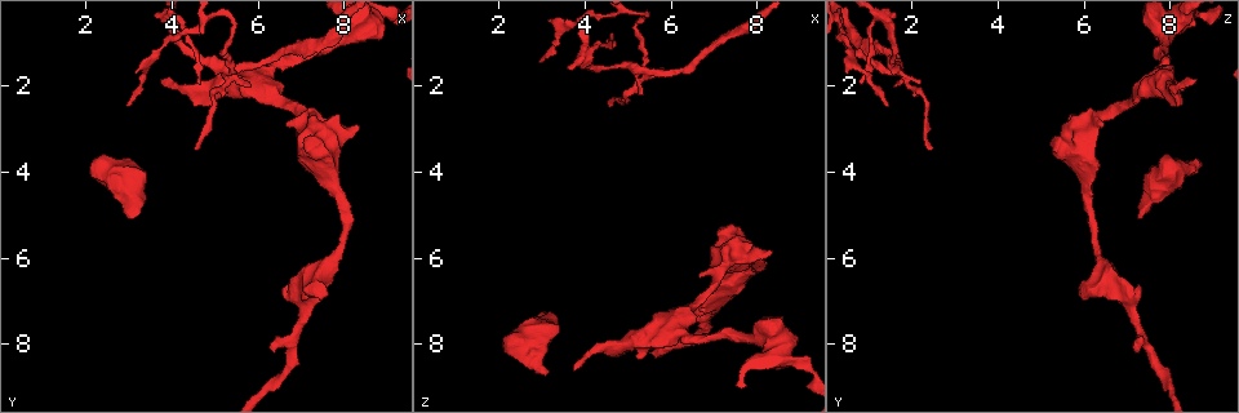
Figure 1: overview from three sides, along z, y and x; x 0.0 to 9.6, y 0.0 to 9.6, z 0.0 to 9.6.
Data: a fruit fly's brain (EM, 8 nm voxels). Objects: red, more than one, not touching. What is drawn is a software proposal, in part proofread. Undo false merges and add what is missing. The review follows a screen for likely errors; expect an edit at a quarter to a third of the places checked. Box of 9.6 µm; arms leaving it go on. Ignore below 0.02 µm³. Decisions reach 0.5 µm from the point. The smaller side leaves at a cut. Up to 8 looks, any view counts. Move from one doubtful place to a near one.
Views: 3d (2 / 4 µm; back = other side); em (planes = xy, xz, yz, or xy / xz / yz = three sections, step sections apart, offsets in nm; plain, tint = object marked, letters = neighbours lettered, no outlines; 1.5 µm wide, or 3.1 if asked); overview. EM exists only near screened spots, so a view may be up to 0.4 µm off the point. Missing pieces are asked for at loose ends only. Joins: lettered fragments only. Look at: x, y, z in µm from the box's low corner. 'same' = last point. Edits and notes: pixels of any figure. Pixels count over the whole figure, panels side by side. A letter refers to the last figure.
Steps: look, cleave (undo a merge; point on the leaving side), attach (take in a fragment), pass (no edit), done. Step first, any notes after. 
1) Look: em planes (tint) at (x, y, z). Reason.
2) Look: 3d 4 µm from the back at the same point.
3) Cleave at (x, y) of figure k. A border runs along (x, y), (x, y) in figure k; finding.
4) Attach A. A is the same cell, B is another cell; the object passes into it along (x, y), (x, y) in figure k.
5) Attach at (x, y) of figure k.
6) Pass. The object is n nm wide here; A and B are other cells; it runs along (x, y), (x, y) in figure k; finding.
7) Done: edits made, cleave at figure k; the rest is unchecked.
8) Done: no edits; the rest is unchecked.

Look: 3d 2 µm at (7.60, 2.75, 6.10). Branch stops here.

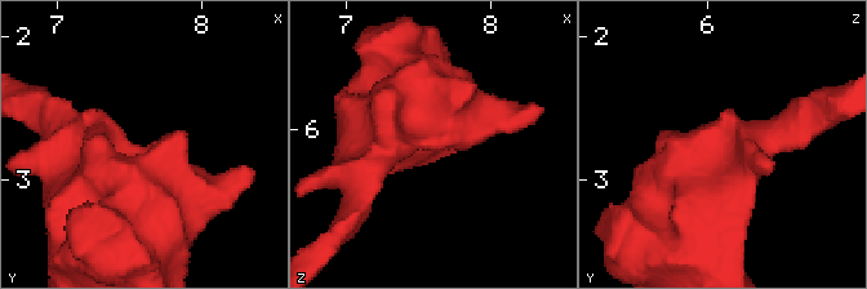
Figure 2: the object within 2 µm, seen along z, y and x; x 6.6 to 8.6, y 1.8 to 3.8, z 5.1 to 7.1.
Look: em planes (plain) at (7.54, 2.76, 6.10). Need the tissue.

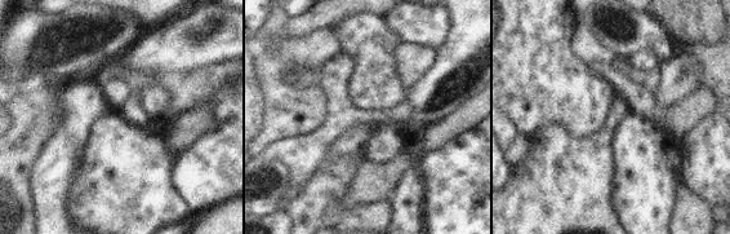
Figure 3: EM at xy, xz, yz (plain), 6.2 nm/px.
Look: em planes (letters) at the same point. What lies round it.

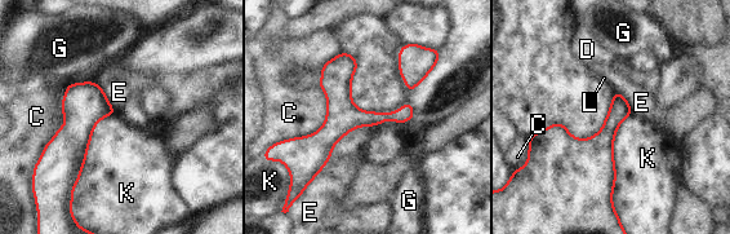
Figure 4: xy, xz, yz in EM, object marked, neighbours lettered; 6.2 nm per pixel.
Pass. The longest contact is with K, 600 nm; C, D, E, G, K and L are other cells; none of them fits.

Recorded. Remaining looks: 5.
Look: 3d 4 µm from the back at (5.35, 1.65, 1.60). Looks like a crossing.

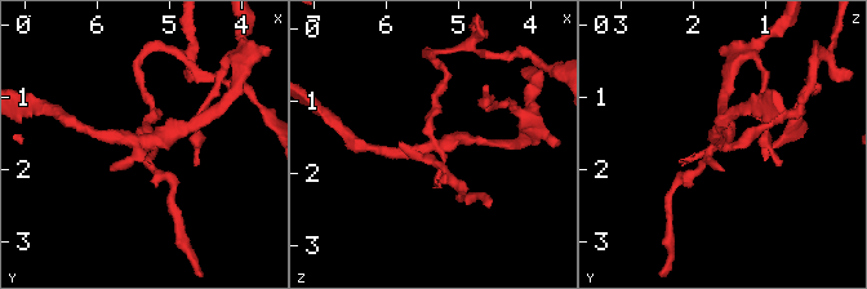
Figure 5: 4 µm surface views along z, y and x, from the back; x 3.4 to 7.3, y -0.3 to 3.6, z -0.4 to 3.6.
Look: em planes (tint) at (5.40, 1.60, 1.60).

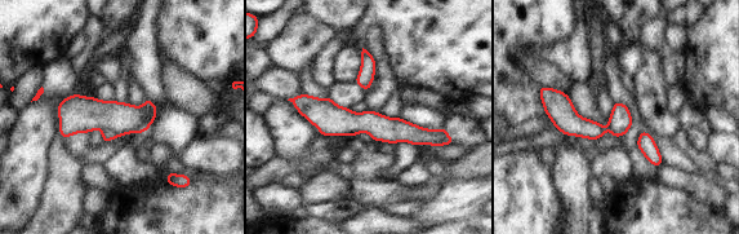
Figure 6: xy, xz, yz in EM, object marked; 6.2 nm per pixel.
Look: em planes (letters) at the same point. See the neighbours.

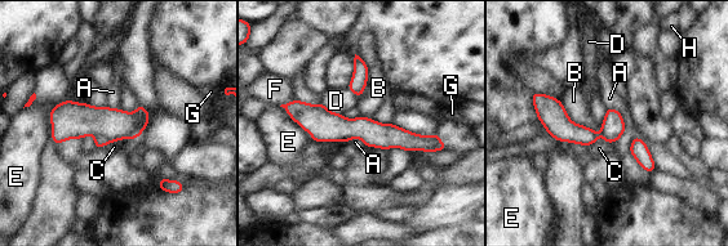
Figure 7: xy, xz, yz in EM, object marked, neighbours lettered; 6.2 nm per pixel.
Cleave at (100, 141) of figure 7. A, B, C, D, E, F, G and H are other cells; a border runs along (94, 135), (102, 135), (110, 141) in figure 7; a second cell is stuck on.

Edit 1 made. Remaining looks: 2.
Look: em planes (tint) at (4.55, 3.45, 2.45). Branch stops here.

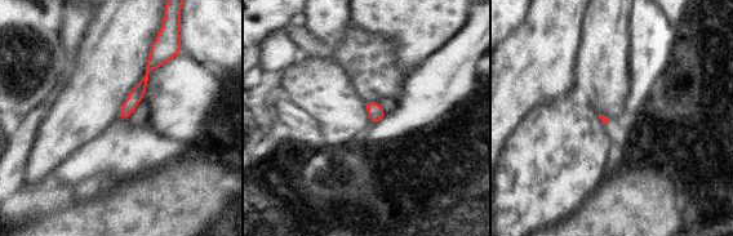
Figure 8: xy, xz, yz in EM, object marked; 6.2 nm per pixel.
Look: em planes (letters) at the same point. What lies round it.

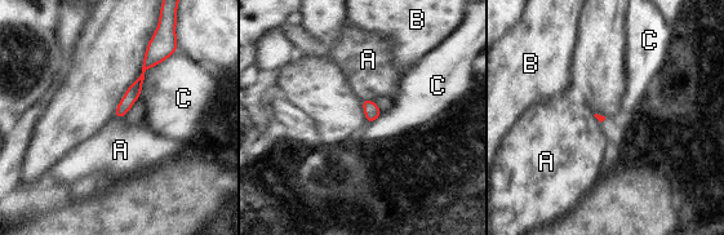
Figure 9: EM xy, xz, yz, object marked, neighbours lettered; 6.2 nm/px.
Pass. A, B and C are other cells; a border runs along (174, 52), (145, 72), (138, 96) in figure 9; none of them fits.

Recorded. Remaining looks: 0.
Done: edits made, cleave at figure 7; the rest is unchecked.

